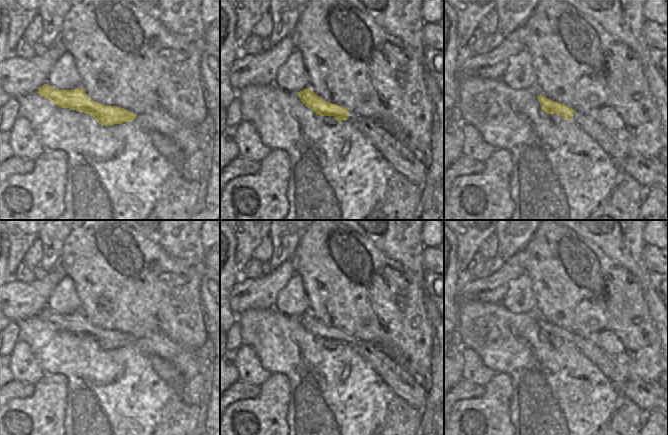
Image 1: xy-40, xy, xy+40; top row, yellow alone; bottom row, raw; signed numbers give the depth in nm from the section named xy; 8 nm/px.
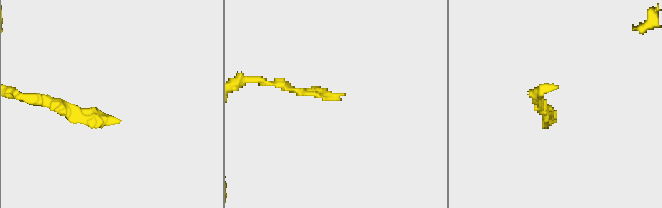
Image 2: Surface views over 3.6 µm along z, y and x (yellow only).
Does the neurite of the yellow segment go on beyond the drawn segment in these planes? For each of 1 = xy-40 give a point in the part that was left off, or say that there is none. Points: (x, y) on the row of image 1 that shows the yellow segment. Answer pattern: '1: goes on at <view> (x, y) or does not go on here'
1: does not go on here

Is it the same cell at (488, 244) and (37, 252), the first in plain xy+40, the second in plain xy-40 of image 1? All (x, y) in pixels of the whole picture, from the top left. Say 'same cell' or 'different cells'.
same cell

